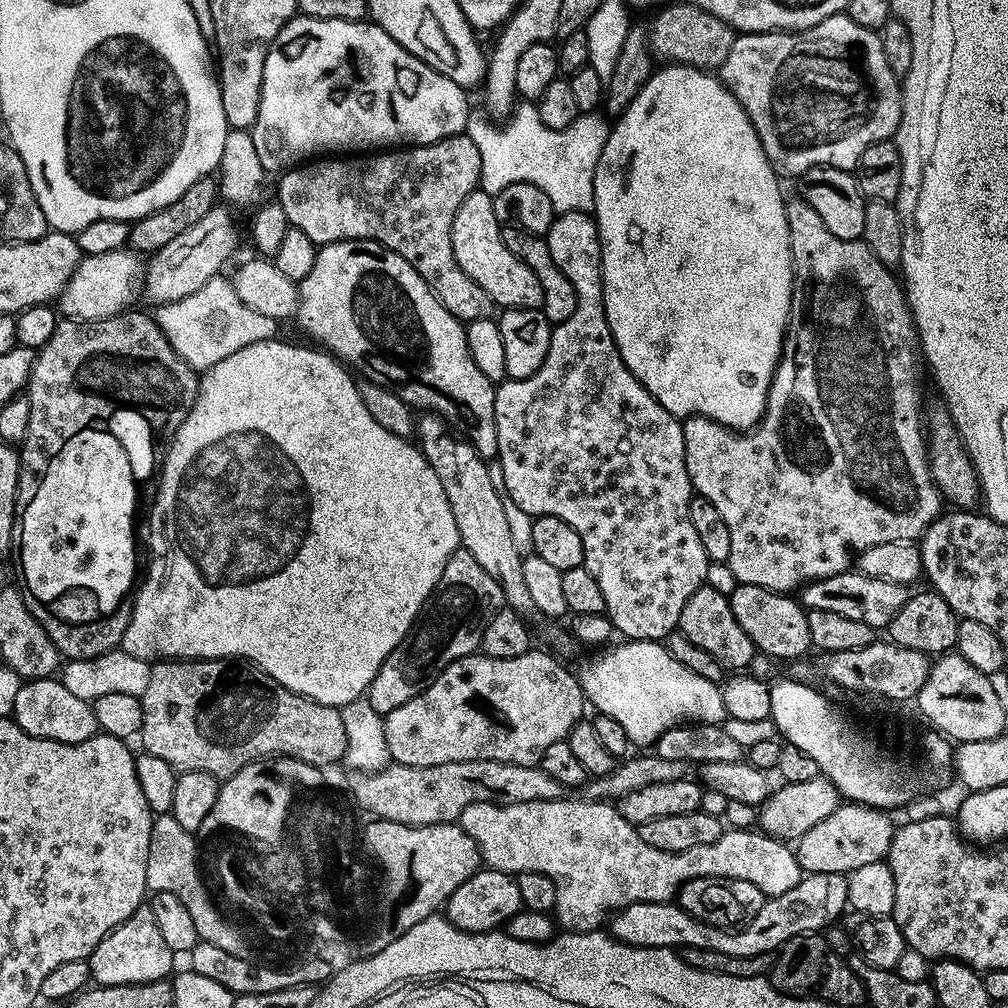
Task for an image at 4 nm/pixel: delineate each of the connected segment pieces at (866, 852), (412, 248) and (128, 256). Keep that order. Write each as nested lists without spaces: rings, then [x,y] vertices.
[[[841,802],[837,804],[834,811],[822,822],[810,826],[806,834],[795,841],[794,851],[796,860],[800,864],[800,871],[804,874],[817,872],[818,874],[847,874],[858,870],[858,866],[867,866],[869,862],[884,860],[888,855],[888,847],[892,845],[892,833],[894,824],[888,821],[889,813],[878,808],[868,808],[864,804],[853,804]]]
[[[466,134],[443,136],[433,144],[400,146],[395,150],[360,154],[355,158],[316,158],[301,163],[287,169],[279,177],[281,180],[275,199],[286,212],[289,225],[302,230],[302,234],[318,246],[343,240],[373,240],[375,244],[394,250],[406,258],[418,274],[422,274],[426,286],[430,286],[438,302],[442,302],[454,318],[467,325],[478,318],[492,316],[498,308],[490,294],[486,294],[486,290],[482,290],[482,286],[478,286],[478,282],[474,282],[474,278],[458,266],[452,245],[454,214],[458,214],[458,206],[466,202],[468,195],[477,191],[481,166],[482,154],[478,154],[478,146],[474,146],[470,137]]]
[[[116,248],[113,250],[113,252],[96,252],[93,254],[93,256],[85,255],[83,259],[81,259],[80,265],[74,270],[74,274],[70,278],[70,282],[66,282],[66,286],[60,291],[58,305],[60,304],[61,313],[59,315],[69,320],[108,320],[111,318],[111,316],[118,316],[121,312],[125,311],[125,309],[131,305],[128,303],[130,303],[131,300],[135,298],[136,294],[138,296],[138,293],[141,291],[142,281],[145,276],[145,265],[142,262],[140,264],[141,257],[137,255],[135,251],[127,251],[128,252],[123,252],[122,249]]]

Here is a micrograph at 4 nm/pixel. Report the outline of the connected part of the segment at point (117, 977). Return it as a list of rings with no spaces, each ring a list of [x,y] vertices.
[[[142,906],[134,910],[134,914],[126,918],[126,922],[122,922],[106,938],[102,938],[102,942],[98,942],[98,946],[88,957],[87,962],[92,971],[92,980],[97,985],[122,986],[123,984],[152,983],[155,980],[165,979],[169,975],[167,972],[172,968],[172,960],[174,960],[174,953],[170,950],[170,946],[166,946],[162,933],[158,931],[154,910],[151,906]]]

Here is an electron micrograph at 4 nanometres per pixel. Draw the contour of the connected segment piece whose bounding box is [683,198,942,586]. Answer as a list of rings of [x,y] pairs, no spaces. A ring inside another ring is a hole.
[[[793,198],[793,200],[792,200],[792,199],[789,199],[789,200],[788,200],[788,201],[787,201],[787,204],[786,204],[786,218],[787,218],[787,219],[788,219],[788,225],[789,225],[789,226],[790,226],[790,234],[791,234],[791,235],[792,235],[792,267],[793,267],[793,269],[796,269],[796,270],[799,270],[799,272],[798,272],[798,296],[799,296],[799,299],[800,299],[800,296],[801,296],[801,298],[802,298],[802,299],[804,299],[804,300],[808,300],[808,316],[796,316],[796,315],[793,315],[793,316],[792,316],[792,317],[791,317],[791,320],[790,320],[790,323],[789,323],[789,325],[788,325],[788,327],[787,327],[787,329],[786,329],[786,335],[785,335],[785,338],[784,338],[784,351],[783,351],[783,353],[782,353],[782,355],[781,355],[781,357],[780,357],[780,364],[779,364],[779,365],[778,365],[778,366],[777,366],[777,368],[776,368],[776,377],[774,377],[774,378],[773,378],[773,379],[772,379],[772,385],[771,385],[771,386],[770,386],[770,390],[769,390],[769,391],[768,391],[768,401],[767,401],[767,402],[766,402],[766,406],[765,406],[765,407],[764,407],[764,416],[763,416],[763,418],[762,418],[762,419],[761,419],[761,420],[760,420],[760,422],[759,422],[759,424],[757,424],[757,425],[756,425],[756,427],[755,427],[755,428],[749,428],[749,429],[747,429],[747,430],[744,430],[744,431],[741,431],[741,432],[739,432],[739,431],[736,431],[736,430],[733,430],[733,429],[730,429],[730,428],[727,428],[727,427],[726,427],[726,426],[725,426],[725,425],[724,425],[724,424],[719,424],[719,423],[718,423],[718,422],[714,422],[714,421],[713,421],[713,420],[711,420],[711,419],[710,419],[710,418],[706,418],[706,417],[705,417],[705,416],[698,416],[698,415],[694,415],[694,416],[690,416],[690,417],[687,417],[687,419],[685,419],[685,420],[684,420],[684,421],[683,421],[683,426],[684,426],[684,445],[685,445],[685,446],[686,446],[686,470],[687,470],[687,471],[688,471],[688,473],[689,473],[689,474],[690,474],[690,482],[691,482],[691,483],[692,483],[692,486],[693,486],[693,489],[694,489],[694,492],[695,492],[695,495],[697,495],[697,496],[704,496],[704,497],[706,497],[706,499],[708,499],[708,500],[709,500],[709,501],[710,501],[710,502],[714,502],[714,507],[716,507],[716,509],[717,509],[717,510],[718,510],[718,514],[722,514],[722,518],[726,518],[726,527],[728,527],[728,529],[729,529],[729,530],[730,530],[730,558],[729,558],[729,559],[728,559],[728,560],[727,560],[727,562],[726,562],[726,563],[727,563],[727,566],[728,566],[728,568],[729,568],[729,569],[730,569],[730,571],[731,571],[731,572],[732,572],[732,573],[733,573],[733,574],[734,574],[734,578],[735,578],[735,579],[736,579],[736,580],[737,580],[737,581],[738,581],[738,582],[739,582],[739,583],[741,583],[741,584],[762,584],[762,585],[765,585],[765,586],[772,586],[772,585],[775,585],[775,584],[776,584],[776,583],[777,583],[777,582],[776,582],[776,581],[775,581],[775,580],[776,580],[776,575],[778,575],[778,574],[779,574],[779,572],[796,572],[796,571],[798,571],[798,570],[799,570],[799,568],[812,568],[812,567],[814,567],[814,566],[815,566],[815,564],[820,564],[820,563],[822,563],[822,562],[823,562],[823,560],[824,560],[824,569],[822,569],[822,572],[823,572],[823,575],[826,575],[826,576],[833,576],[833,575],[834,575],[834,574],[838,574],[838,573],[839,573],[839,572],[846,572],[846,571],[849,571],[849,569],[851,569],[851,568],[852,568],[852,567],[853,567],[853,564],[854,564],[854,557],[855,557],[855,556],[856,556],[856,555],[857,555],[857,554],[859,554],[859,553],[862,553],[862,552],[865,552],[865,550],[867,550],[867,548],[869,548],[869,547],[870,547],[870,546],[882,546],[882,542],[898,542],[898,541],[899,541],[899,540],[911,540],[911,541],[913,541],[913,542],[916,542],[916,541],[919,541],[919,539],[920,539],[920,537],[921,537],[921,536],[923,536],[923,534],[924,534],[924,532],[925,532],[925,531],[926,531],[926,529],[928,529],[928,527],[929,527],[929,526],[930,526],[930,525],[932,525],[932,523],[934,523],[934,522],[935,522],[935,521],[936,521],[936,518],[937,518],[937,516],[939,516],[939,515],[941,515],[941,512],[942,512],[942,507],[941,507],[941,508],[940,508],[940,504],[941,504],[941,505],[942,505],[942,497],[941,497],[941,495],[940,495],[940,492],[939,492],[939,491],[938,491],[938,490],[937,490],[937,489],[936,489],[936,483],[935,483],[935,482],[934,482],[934,481],[933,481],[933,480],[932,480],[932,475],[931,475],[931,474],[930,474],[930,470],[929,470],[929,469],[928,469],[928,449],[927,449],[927,447],[926,447],[926,432],[925,432],[925,428],[926,428],[926,424],[925,424],[925,421],[924,421],[924,420],[923,420],[923,419],[922,419],[922,412],[921,412],[921,416],[920,416],[920,392],[919,392],[919,390],[918,390],[918,389],[916,389],[916,356],[917,356],[917,360],[918,360],[918,333],[917,333],[917,330],[916,330],[916,323],[914,323],[914,321],[913,321],[913,320],[912,320],[912,310],[911,310],[911,308],[909,308],[909,306],[908,306],[908,298],[907,298],[907,296],[906,296],[906,295],[905,295],[905,289],[904,289],[904,288],[903,288],[903,287],[902,287],[902,284],[901,284],[901,281],[900,281],[900,280],[899,280],[899,279],[897,279],[897,277],[896,277],[896,280],[897,280],[897,281],[896,281],[896,280],[895,280],[895,278],[894,278],[894,277],[892,277],[892,272],[893,272],[893,269],[892,269],[892,268],[891,268],[891,267],[889,267],[889,265],[886,265],[886,264],[883,264],[883,262],[881,262],[881,260],[879,260],[879,258],[878,258],[878,257],[876,257],[876,256],[875,256],[875,255],[874,255],[874,254],[873,254],[873,252],[871,252],[871,250],[870,250],[870,249],[868,249],[868,246],[867,246],[867,244],[865,244],[865,243],[864,243],[864,241],[863,241],[863,239],[859,239],[859,240],[843,240],[843,239],[842,239],[842,238],[834,238],[834,234],[830,234],[830,230],[826,230],[826,226],[822,226],[822,218],[818,218],[818,214],[814,214],[814,210],[813,210],[813,209],[812,209],[812,208],[811,208],[811,207],[810,207],[810,205],[808,205],[808,204],[807,204],[807,203],[806,203],[806,202],[805,202],[805,200],[802,200],[802,199],[799,199],[799,198]]]

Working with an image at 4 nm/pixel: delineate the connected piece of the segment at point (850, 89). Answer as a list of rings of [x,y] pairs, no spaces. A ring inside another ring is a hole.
[[[847,14],[831,16],[801,32],[739,33],[718,70],[718,79],[750,118],[780,178],[798,178],[811,168],[855,169],[866,146],[892,140],[899,126],[901,81],[886,62],[879,31],[860,26]]]

